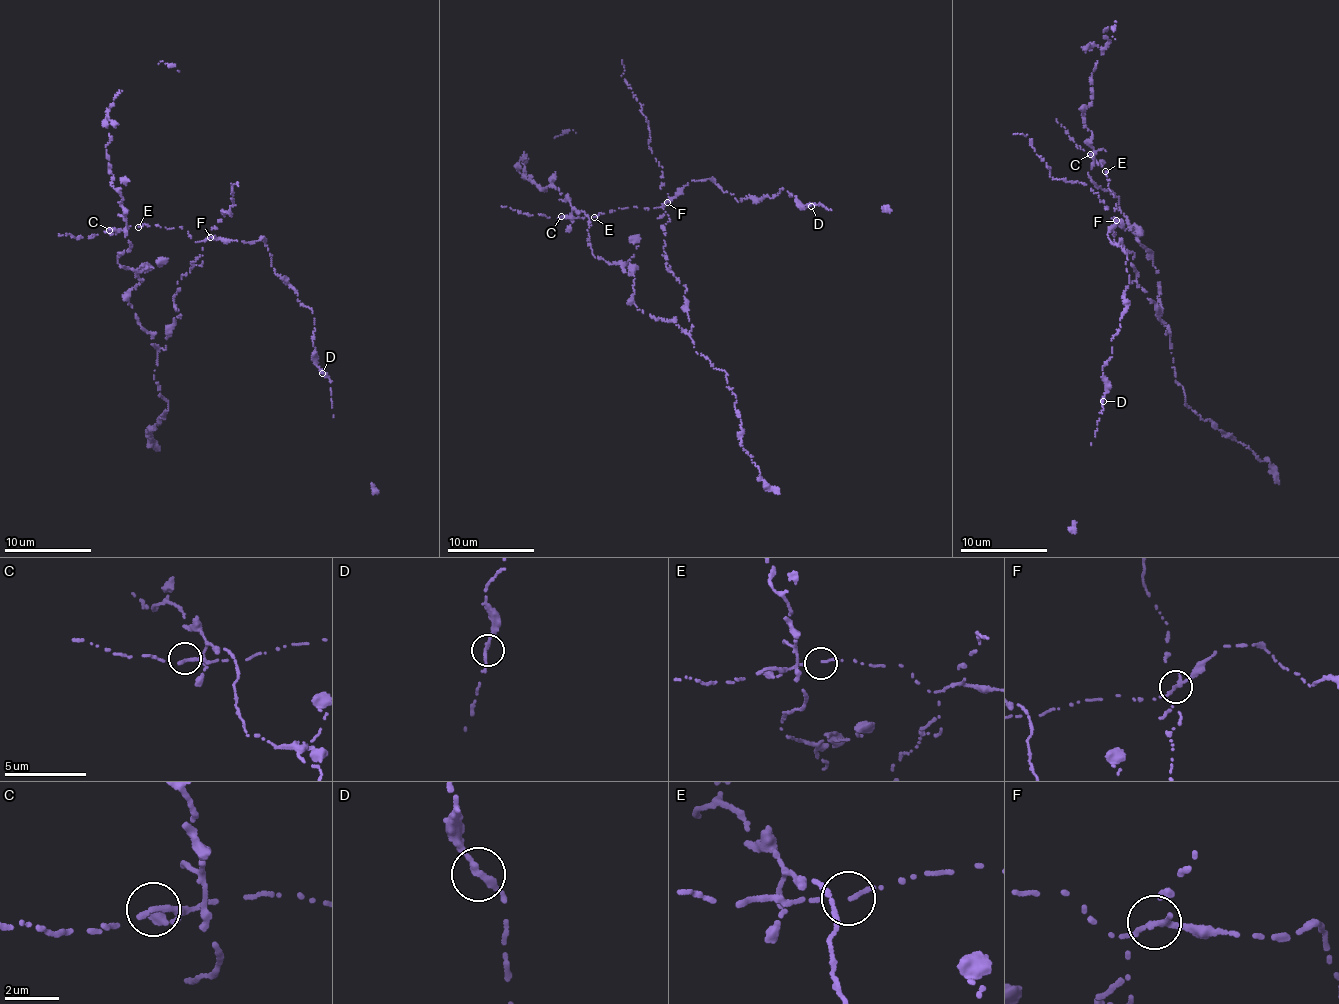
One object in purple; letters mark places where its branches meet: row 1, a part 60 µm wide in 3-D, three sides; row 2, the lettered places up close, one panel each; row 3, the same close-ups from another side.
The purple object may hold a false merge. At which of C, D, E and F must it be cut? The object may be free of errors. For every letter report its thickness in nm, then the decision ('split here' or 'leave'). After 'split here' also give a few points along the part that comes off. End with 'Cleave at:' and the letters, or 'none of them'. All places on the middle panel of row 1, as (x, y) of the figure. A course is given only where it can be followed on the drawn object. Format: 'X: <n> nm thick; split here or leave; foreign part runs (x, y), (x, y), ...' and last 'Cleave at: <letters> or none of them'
C: 320 nm thick; leave
D: 240 nm thick; leave
E: 150 nm thick; leave
F: 240 nm thick; split here
Cleave at: F

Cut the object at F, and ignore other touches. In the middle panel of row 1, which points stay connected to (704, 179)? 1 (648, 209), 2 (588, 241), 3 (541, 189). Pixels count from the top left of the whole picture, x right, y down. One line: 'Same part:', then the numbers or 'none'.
Same part: 1

